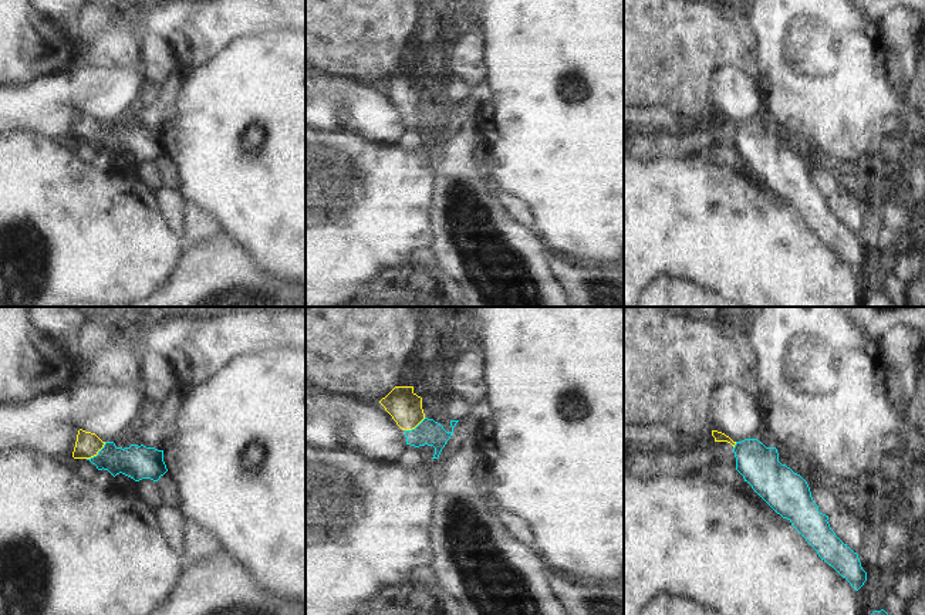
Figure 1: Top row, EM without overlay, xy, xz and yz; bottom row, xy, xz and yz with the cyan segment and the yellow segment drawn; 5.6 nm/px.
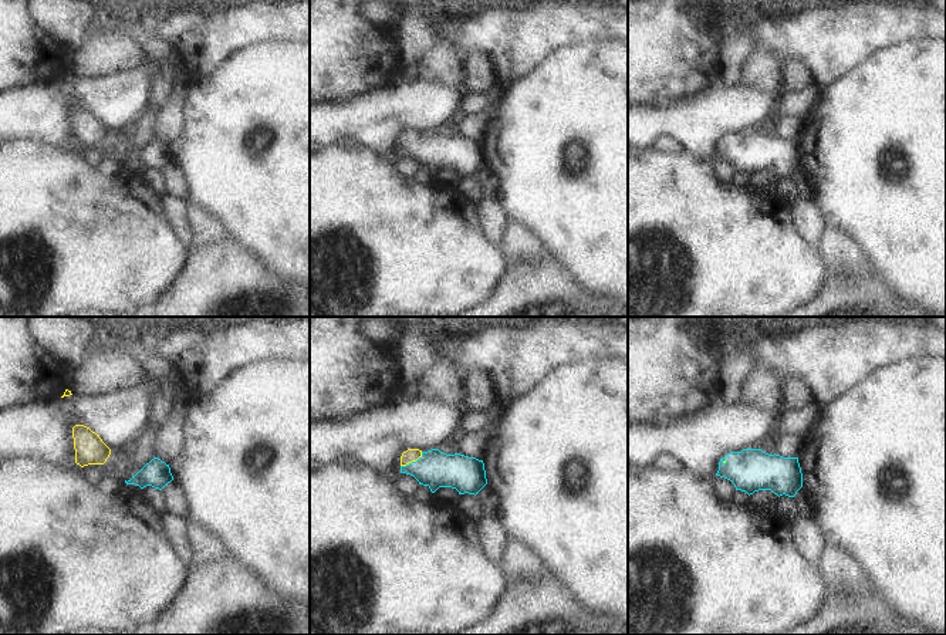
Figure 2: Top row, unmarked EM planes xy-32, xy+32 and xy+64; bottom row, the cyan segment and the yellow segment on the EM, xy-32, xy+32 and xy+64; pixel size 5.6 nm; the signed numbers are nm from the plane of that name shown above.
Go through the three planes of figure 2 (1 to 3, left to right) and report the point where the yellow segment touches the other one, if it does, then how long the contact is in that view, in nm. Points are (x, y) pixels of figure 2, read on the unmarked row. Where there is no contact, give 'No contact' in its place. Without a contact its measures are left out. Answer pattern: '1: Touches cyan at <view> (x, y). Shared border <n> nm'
1: No contact
2: Touches cyan at xy+32 (412, 144). Shared border 150 nm
3: Touches cyan at xy+64 (726, 144). Shared border 30 nm

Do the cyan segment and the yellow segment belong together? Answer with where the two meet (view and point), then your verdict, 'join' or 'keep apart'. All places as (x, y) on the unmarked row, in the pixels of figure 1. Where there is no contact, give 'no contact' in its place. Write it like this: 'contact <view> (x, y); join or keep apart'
contact xy (98, 135); join

